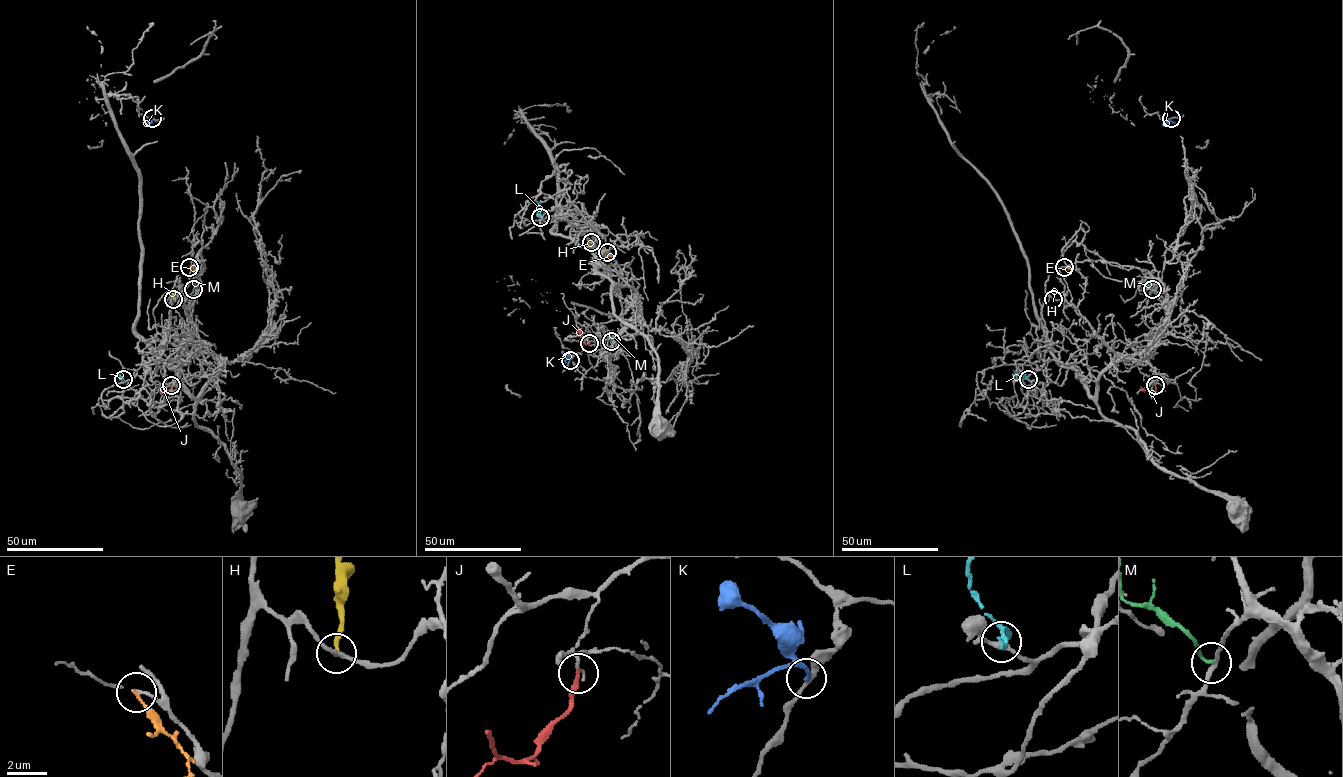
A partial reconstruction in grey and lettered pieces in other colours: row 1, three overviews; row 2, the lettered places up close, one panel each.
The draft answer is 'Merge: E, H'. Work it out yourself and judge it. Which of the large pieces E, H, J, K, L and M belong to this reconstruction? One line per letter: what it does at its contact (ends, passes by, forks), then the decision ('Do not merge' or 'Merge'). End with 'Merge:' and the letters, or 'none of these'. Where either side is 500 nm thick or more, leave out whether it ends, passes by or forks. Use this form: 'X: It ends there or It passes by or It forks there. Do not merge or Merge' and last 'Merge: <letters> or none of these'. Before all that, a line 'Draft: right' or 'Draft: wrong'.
Draft: wrong
E: It ends there. Do not merge
H: It ends there. Merge
J: It ends there. Do not merge
K: It ends there. Do not merge
L: It ends there. Do not merge
M: It ends there. Do not merge
Merge: H

